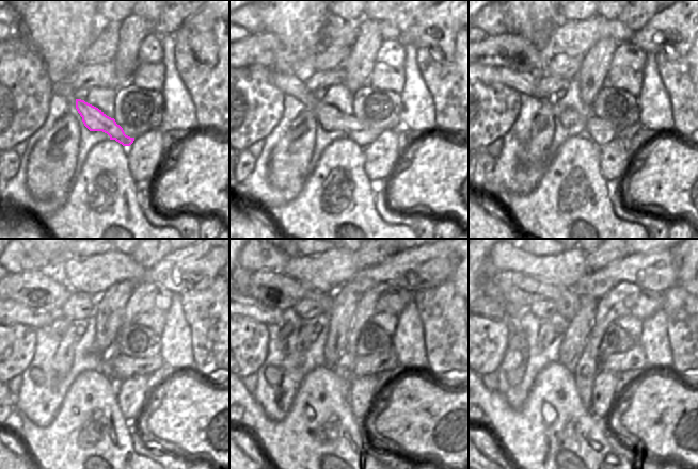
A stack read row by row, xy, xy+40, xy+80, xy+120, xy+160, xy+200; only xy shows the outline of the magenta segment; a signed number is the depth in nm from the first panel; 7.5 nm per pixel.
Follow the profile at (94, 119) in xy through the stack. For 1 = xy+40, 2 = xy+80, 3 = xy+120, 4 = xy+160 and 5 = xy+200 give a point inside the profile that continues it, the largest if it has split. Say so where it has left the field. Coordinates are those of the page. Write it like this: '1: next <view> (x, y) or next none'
1: next xy+40 (332, 119)
2: next xy+80 (601, 132)
3: next xy+120 (124, 368)
4: next xy+160 (369, 365)
5: next xy+200 (634, 358)

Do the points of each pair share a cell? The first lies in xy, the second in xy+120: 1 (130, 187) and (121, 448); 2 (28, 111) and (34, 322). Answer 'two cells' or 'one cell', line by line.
1: one cell
2: two cells

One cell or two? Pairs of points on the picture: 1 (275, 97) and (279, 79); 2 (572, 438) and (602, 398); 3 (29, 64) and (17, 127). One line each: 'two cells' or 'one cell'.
1: two cells
2: two cells
3: one cell

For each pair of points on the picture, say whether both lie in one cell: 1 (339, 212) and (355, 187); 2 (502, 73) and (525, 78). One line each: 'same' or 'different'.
1: same
2: same

